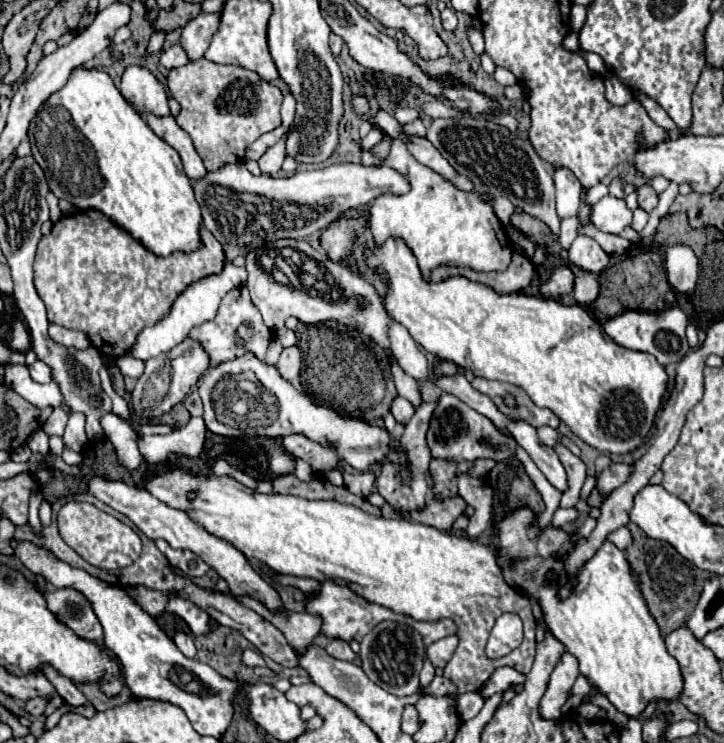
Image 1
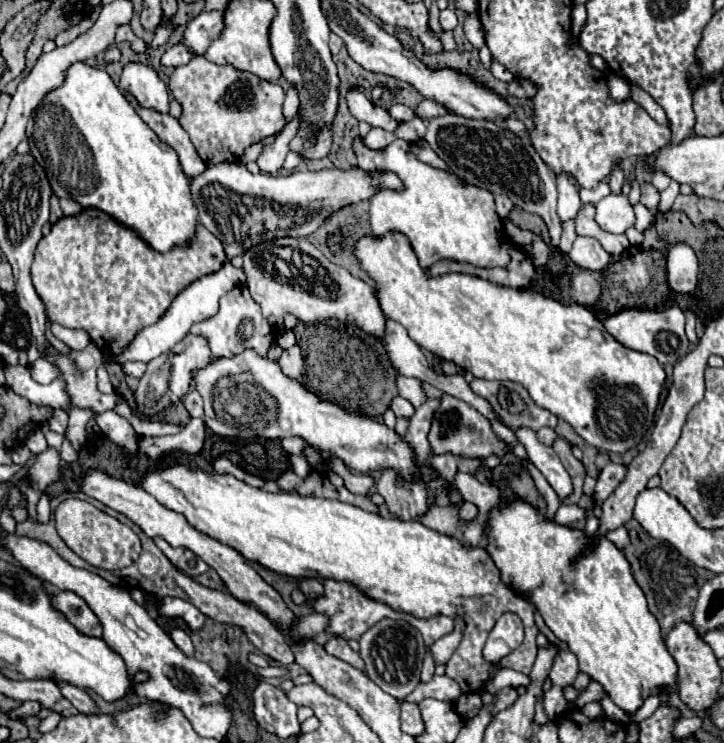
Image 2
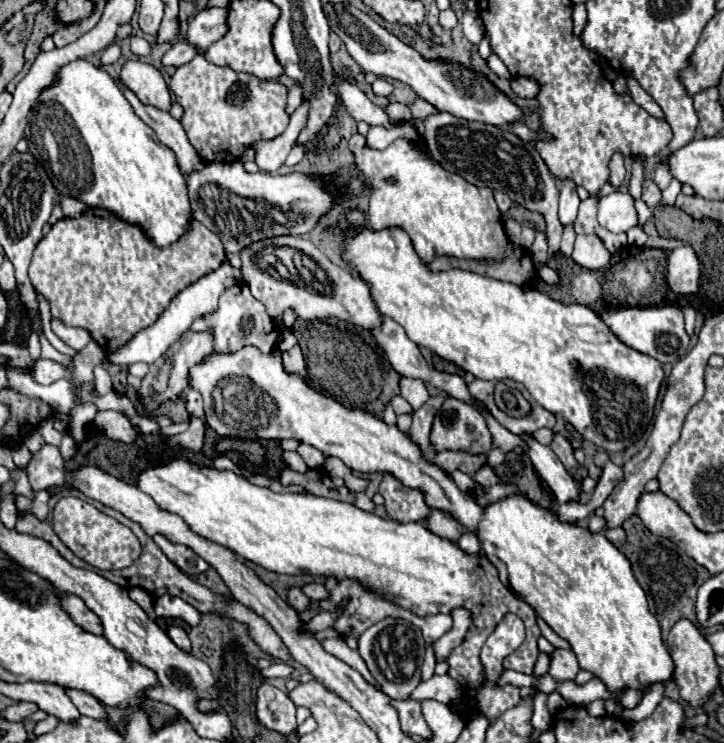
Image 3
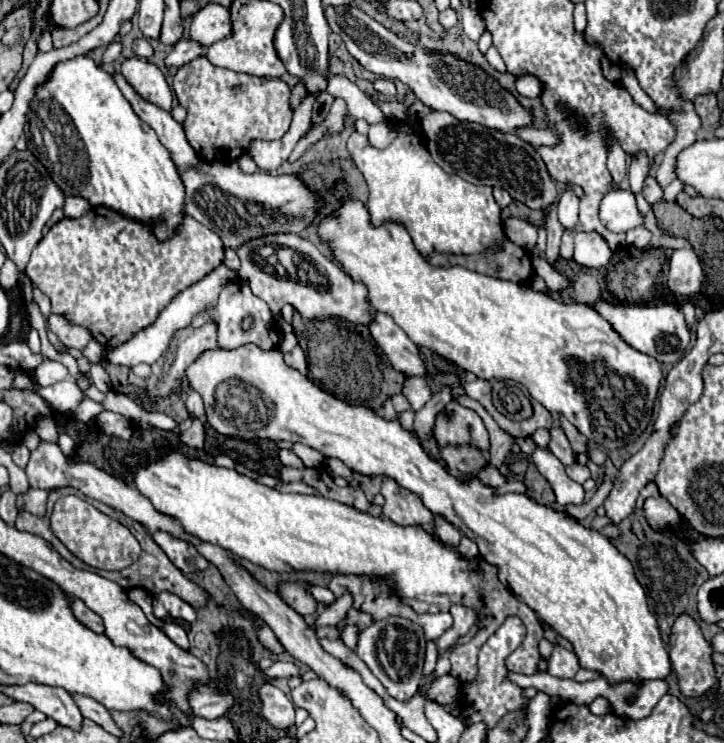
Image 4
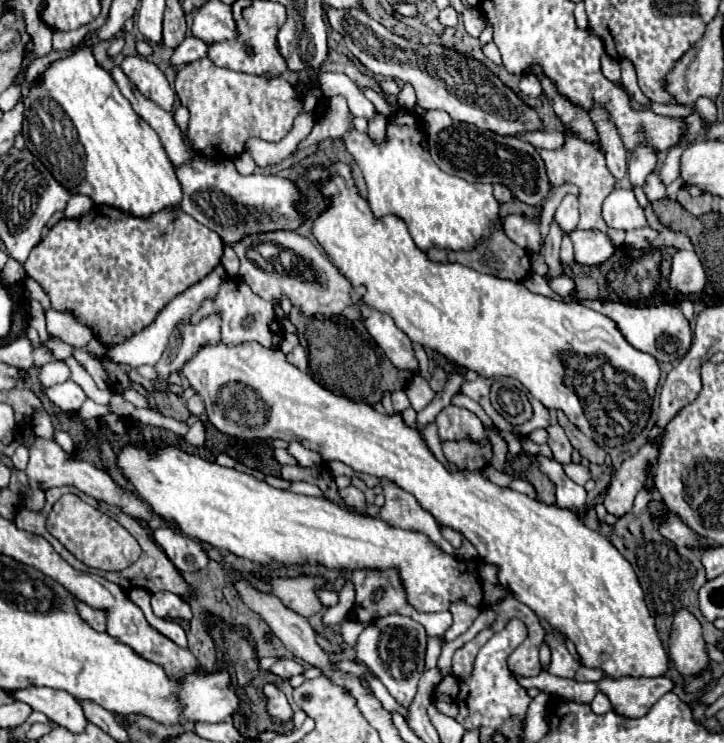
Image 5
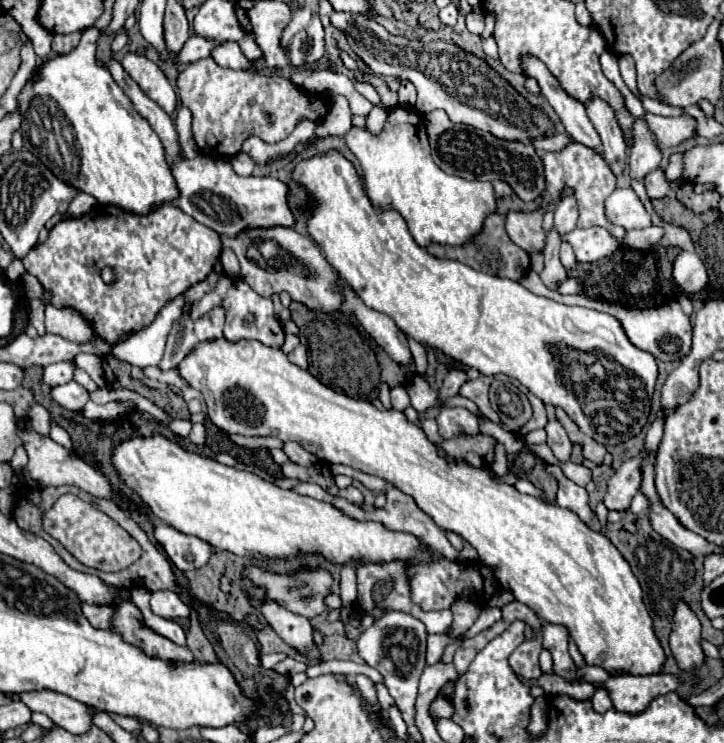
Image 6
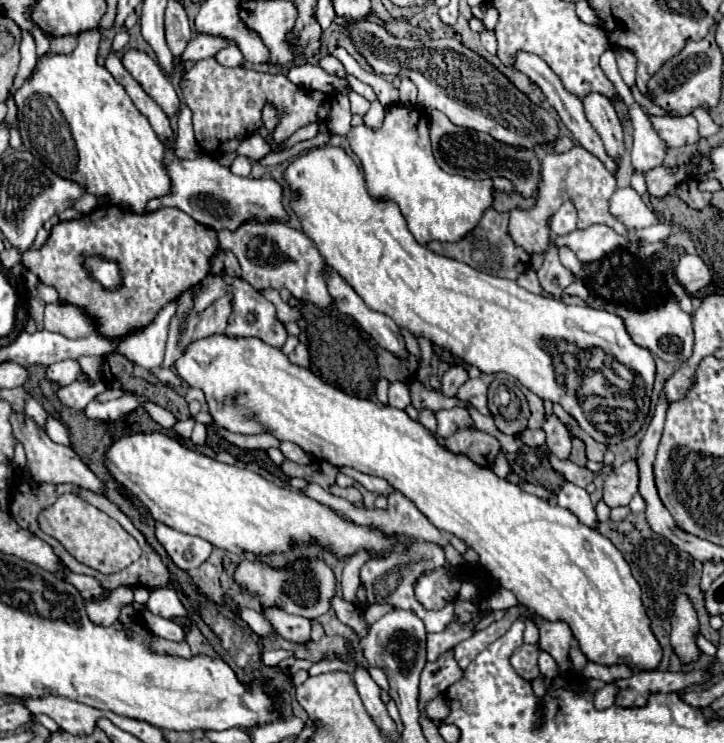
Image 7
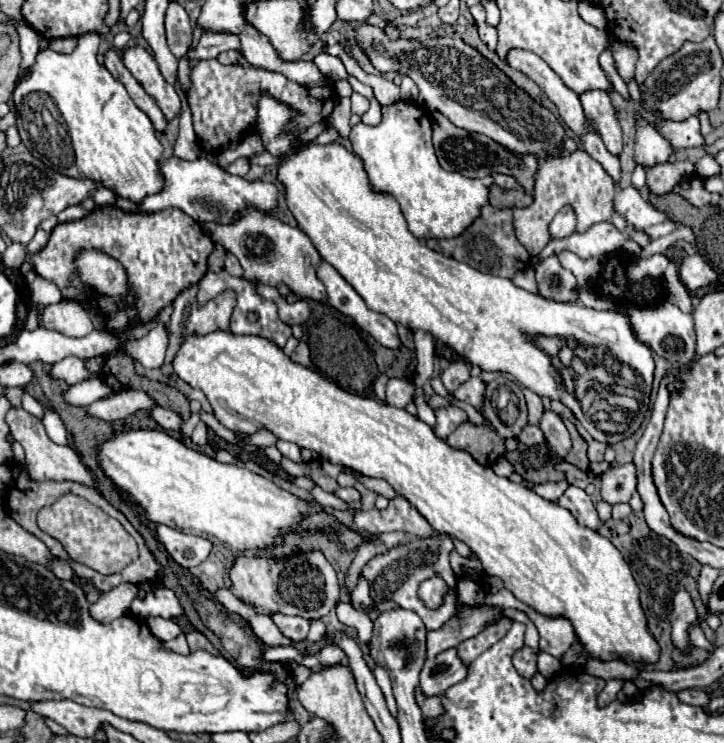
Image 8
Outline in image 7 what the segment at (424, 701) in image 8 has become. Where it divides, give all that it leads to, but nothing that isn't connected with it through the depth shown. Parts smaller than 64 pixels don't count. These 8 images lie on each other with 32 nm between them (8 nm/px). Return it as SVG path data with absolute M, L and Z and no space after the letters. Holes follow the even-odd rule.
M432 698L430 704L426 704L424 712L426 712L426 716L428 716L430 720L440 722L442 718L448 716L448 706L444 704L444 698Z

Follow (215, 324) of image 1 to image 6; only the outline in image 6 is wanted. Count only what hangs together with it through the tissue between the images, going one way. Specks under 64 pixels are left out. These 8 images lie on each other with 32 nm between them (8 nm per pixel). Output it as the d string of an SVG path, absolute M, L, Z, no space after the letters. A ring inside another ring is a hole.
M226 274L220 276L220 280L216 282L216 286L206 292L192 308L192 318L198 318L202 314L206 314L208 310L212 310L216 304L224 304L228 314L226 314L226 326L224 326L224 338L236 342L236 340L260 340L266 346L272 348L280 348L284 344L284 328L278 322L276 314L274 314L274 306L268 298L256 294L244 280L240 278L230 278Z

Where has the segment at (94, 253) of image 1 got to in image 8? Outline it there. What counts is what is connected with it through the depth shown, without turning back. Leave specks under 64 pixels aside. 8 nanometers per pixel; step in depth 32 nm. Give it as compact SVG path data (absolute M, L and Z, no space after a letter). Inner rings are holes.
M116 206L94 208L82 220L58 224L52 230L48 244L36 252L26 254L34 262L34 272L56 282L62 290L62 296L68 300L84 300L86 288L78 284L76 268L74 268L74 254L80 248L96 248L106 252L108 256L122 262L128 274L128 282L136 296L136 308L120 308L116 298L96 298L102 312L108 316L106 328L112 332L126 328L132 320L148 322L152 320L164 306L172 304L172 300L190 284L200 282L204 272L208 270L206 258L212 250L212 240L208 234L202 232L200 224L180 212L178 208L166 208L154 214L144 212L120 212Z

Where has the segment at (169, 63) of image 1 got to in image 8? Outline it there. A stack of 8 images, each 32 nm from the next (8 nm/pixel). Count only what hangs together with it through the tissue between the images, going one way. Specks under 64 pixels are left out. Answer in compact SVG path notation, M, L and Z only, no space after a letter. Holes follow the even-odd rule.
M206 32L202 34L198 48L188 50L188 56L194 60L210 60L210 58L218 58L220 52L228 52L228 50L236 50L240 52L240 38L232 36L230 32Z

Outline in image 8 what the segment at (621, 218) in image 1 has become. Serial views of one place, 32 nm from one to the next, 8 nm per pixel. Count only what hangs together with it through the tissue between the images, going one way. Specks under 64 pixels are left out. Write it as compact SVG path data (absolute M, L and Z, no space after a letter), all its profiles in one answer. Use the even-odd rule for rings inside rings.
M628 186L616 192L614 208L626 218L628 226L634 226L640 230L668 220L668 216L664 216L664 212L660 212L650 202L646 202L634 186Z

